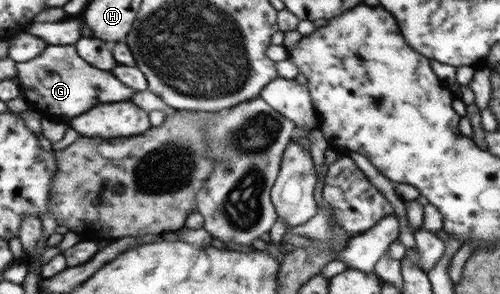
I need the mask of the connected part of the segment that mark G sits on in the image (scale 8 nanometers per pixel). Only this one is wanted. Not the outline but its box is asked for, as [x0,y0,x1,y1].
[17,45,133,121]

